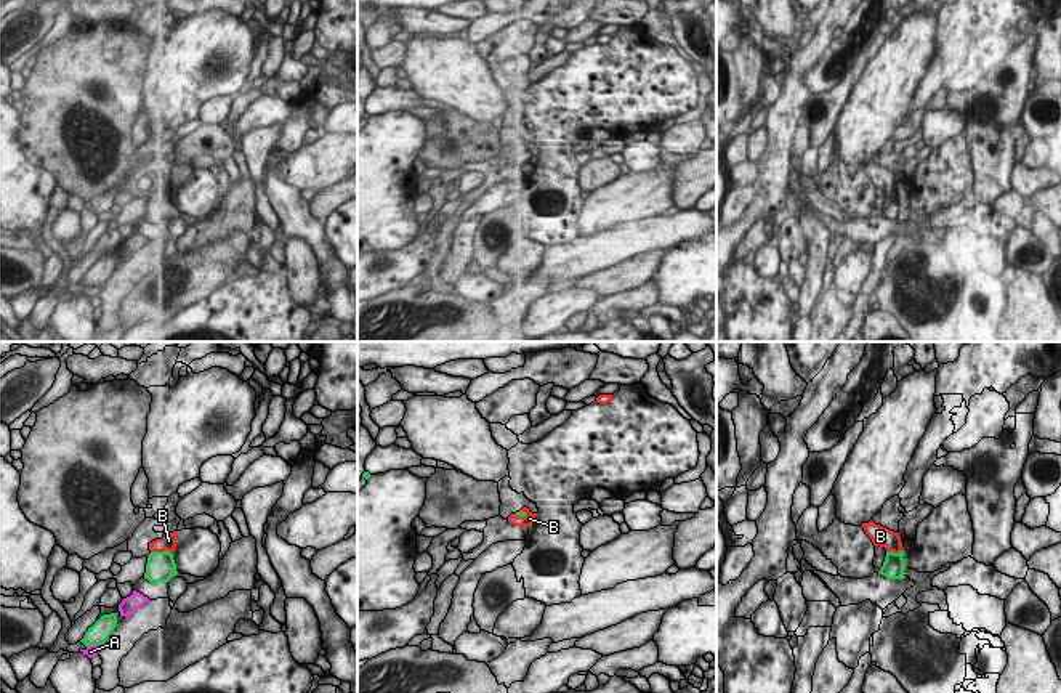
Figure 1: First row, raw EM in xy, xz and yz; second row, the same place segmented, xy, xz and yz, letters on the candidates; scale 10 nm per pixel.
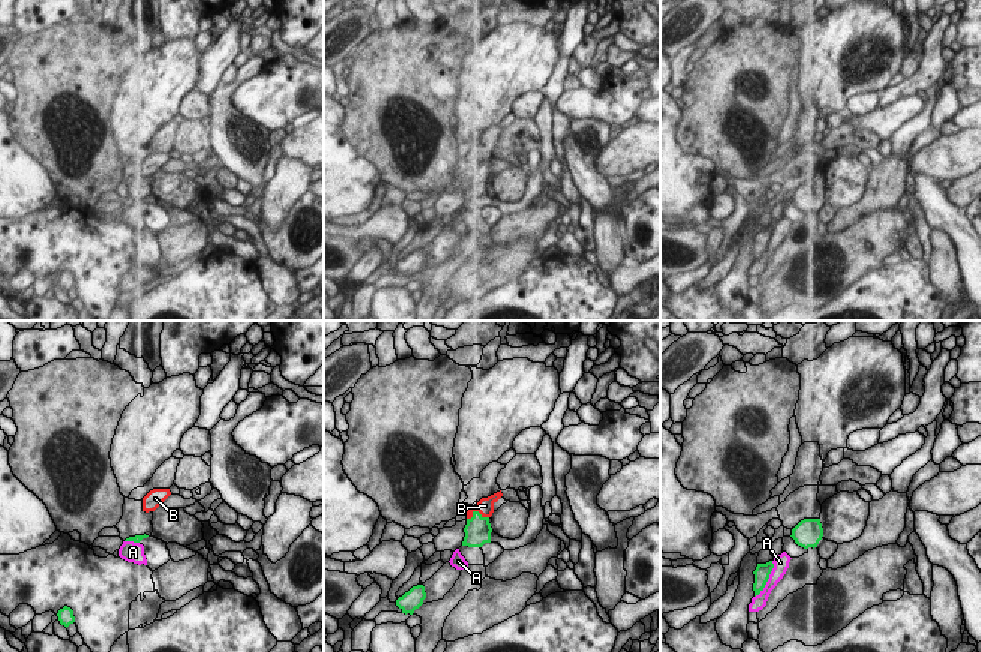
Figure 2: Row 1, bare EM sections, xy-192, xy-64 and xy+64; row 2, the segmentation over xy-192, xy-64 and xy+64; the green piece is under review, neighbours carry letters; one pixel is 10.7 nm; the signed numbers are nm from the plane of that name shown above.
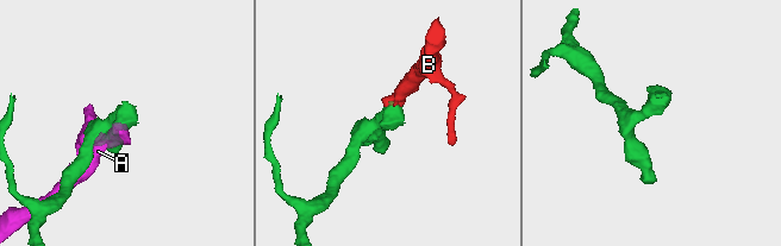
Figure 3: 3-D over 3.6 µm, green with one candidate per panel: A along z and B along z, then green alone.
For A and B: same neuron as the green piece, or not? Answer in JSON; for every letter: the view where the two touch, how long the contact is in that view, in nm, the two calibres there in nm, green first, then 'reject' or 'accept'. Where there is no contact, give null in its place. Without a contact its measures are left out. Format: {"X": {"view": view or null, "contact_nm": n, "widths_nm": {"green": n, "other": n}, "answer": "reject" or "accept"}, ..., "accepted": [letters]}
{"A": {"view": "xy", "contact_nm": 170, "widths_nm": {"green": 200, "other": 100}, "answer": "reject"}, "B": {"view": "xy", "contact_nm": 220, "widths_nm": {"green": 300, "other": 160}, "answer": "accept"}, "accepted": ["B"]}

